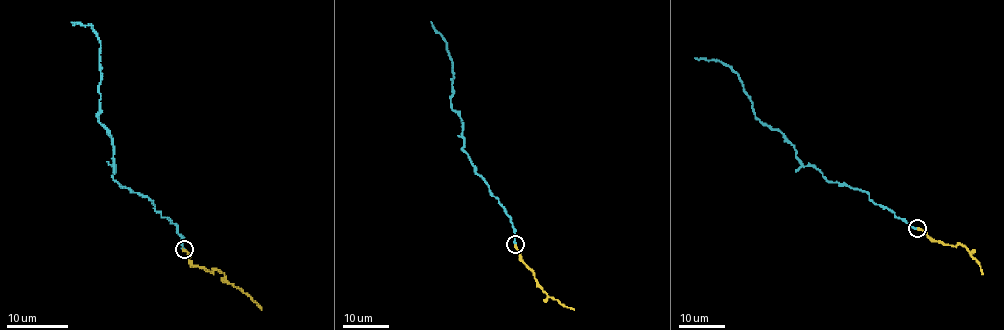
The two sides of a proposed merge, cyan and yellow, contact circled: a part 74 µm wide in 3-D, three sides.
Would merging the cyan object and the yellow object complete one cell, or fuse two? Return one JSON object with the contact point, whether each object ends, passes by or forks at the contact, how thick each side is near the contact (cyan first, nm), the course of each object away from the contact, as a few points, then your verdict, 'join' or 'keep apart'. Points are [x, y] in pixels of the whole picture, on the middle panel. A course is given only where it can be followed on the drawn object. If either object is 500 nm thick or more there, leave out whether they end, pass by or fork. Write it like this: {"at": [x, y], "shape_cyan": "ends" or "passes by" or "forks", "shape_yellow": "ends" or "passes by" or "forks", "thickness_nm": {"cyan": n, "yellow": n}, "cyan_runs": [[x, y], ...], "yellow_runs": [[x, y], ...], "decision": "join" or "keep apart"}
{"at": [515, 244], "shape_cyan": "ends", "shape_yellow": "ends", "thickness_nm": {"cyan": 240, "yellow": 190}, "cyan_runs": [[516, 245], [505, 209], [462, 149], [462, 120], [450, 104], [453, 63], [446, 41], [431, 21]], "yellow_runs": [[516, 245], [523, 262], [548, 297], [574, 310]], "decision": "join"}

